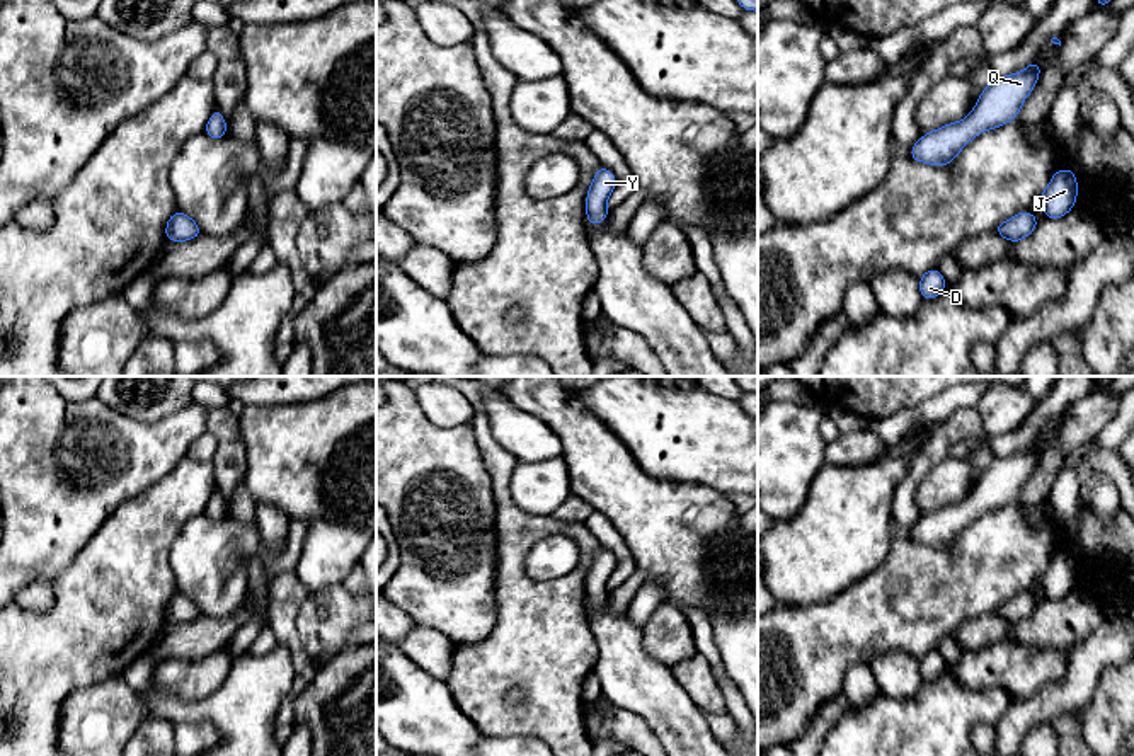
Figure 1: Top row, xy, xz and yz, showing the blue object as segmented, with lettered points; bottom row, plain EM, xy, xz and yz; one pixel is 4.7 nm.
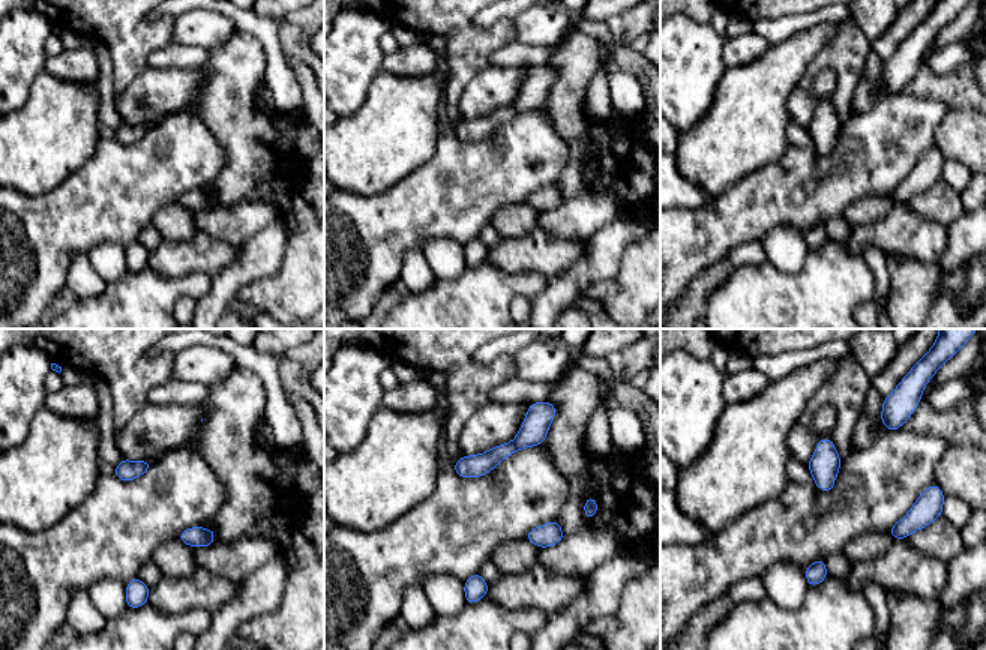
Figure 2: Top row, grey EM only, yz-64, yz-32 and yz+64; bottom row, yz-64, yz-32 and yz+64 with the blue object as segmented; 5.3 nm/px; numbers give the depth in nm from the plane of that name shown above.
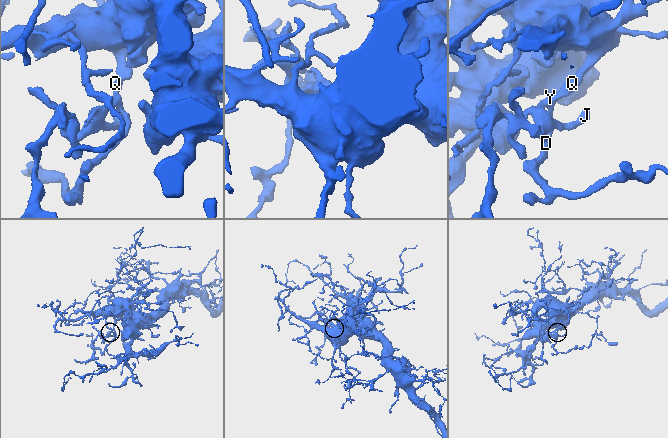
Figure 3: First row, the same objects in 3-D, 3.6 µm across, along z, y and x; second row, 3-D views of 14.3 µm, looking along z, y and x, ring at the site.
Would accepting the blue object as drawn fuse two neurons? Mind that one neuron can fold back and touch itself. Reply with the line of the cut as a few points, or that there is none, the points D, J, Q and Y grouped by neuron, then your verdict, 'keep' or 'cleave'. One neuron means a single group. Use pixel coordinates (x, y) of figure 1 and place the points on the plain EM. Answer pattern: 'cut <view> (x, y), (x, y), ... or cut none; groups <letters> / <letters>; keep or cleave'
cut none; groups D J Q Y; keep

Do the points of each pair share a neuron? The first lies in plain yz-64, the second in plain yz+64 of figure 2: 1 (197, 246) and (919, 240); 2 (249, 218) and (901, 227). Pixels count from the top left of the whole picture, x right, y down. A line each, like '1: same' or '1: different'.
1: same
2: different

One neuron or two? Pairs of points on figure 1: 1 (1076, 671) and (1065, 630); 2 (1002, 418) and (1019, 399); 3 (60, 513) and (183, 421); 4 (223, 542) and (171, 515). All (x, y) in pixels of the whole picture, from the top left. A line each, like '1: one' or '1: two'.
1: two
2: one
3: one
4: two

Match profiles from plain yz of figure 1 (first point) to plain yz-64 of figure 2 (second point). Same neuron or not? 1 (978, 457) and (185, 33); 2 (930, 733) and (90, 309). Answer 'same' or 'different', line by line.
1: different
2: same

